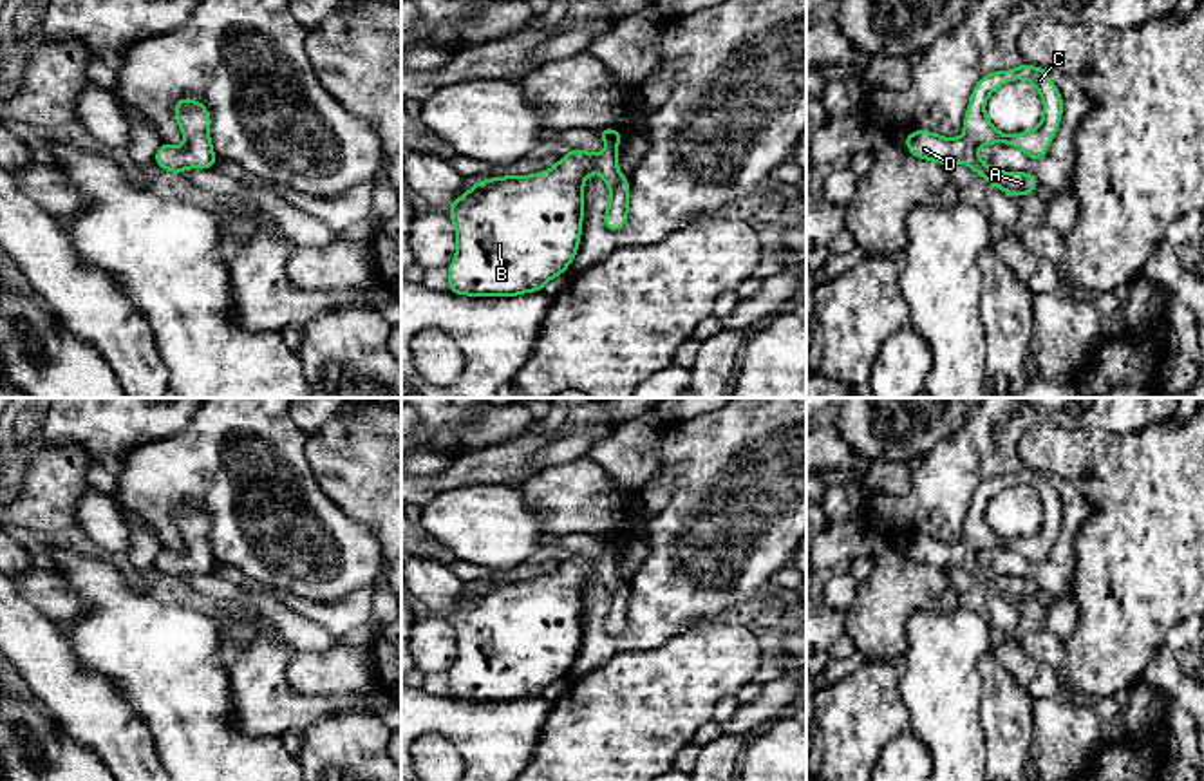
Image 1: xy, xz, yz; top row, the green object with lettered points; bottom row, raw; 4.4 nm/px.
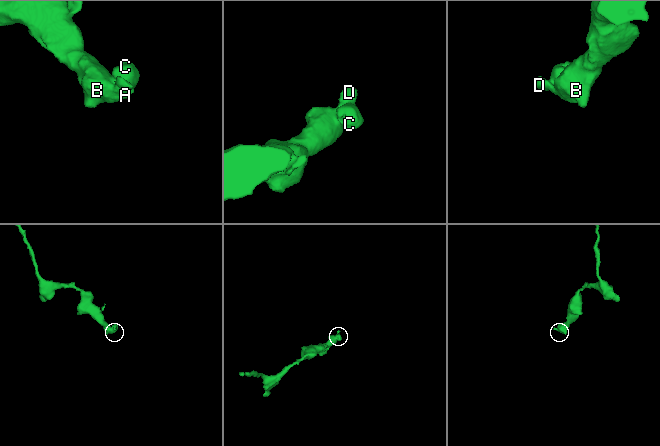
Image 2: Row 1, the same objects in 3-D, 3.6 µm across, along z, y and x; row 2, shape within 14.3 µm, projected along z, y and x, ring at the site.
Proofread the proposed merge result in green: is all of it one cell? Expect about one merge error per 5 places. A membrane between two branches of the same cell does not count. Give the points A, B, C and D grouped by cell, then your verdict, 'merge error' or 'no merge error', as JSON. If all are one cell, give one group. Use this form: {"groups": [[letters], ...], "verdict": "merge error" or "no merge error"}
{"groups": [["A", "B", "C", "D"]], "verdict": "no merge error"}

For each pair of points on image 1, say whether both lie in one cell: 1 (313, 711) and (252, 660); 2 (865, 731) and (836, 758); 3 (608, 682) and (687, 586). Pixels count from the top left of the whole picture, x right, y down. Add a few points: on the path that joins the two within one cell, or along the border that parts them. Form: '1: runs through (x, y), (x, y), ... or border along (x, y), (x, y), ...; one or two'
1: runs through (295, 711), (259, 678); one
2: runs through (857, 738), (843, 752); one
3: border along (673, 637), (655, 648), (620, 651), (593, 668); two

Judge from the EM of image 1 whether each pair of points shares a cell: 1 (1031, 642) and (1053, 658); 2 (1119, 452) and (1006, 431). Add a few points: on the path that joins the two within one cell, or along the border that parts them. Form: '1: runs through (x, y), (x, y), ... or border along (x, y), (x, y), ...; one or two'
1: runs through (1036, 644), (1047, 653); one
2: border along (1063, 425), (1033, 425), (1018, 443), (1022, 467); two

